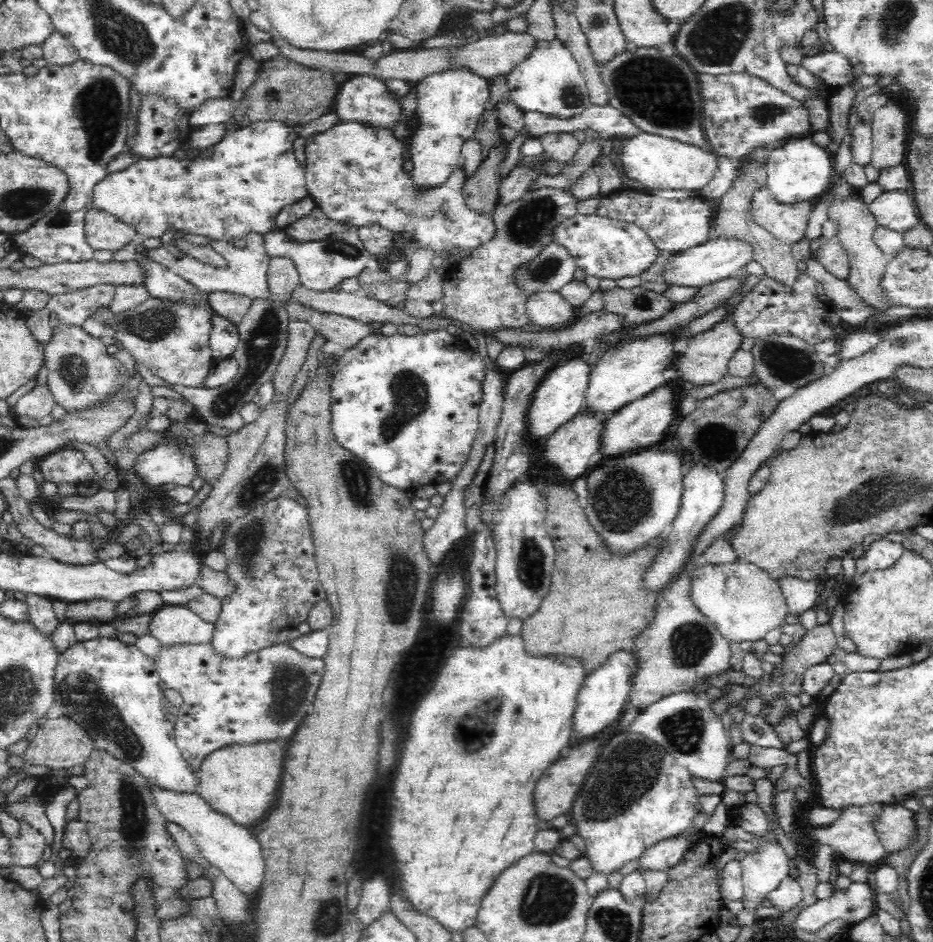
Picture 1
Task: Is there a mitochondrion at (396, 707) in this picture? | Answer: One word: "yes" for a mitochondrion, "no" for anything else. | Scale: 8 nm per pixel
no

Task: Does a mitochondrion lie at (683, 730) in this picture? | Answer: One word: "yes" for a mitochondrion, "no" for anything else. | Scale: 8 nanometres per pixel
yes

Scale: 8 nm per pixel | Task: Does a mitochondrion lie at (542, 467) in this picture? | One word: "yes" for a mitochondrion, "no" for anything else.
no

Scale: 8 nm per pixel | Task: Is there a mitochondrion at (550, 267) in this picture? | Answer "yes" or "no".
yes

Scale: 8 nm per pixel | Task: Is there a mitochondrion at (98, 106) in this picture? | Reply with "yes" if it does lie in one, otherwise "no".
yes

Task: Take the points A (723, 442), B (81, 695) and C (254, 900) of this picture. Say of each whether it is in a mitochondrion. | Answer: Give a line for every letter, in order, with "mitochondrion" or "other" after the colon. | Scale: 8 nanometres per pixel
A: mitochondrion
B: mitochondrion
C: other

